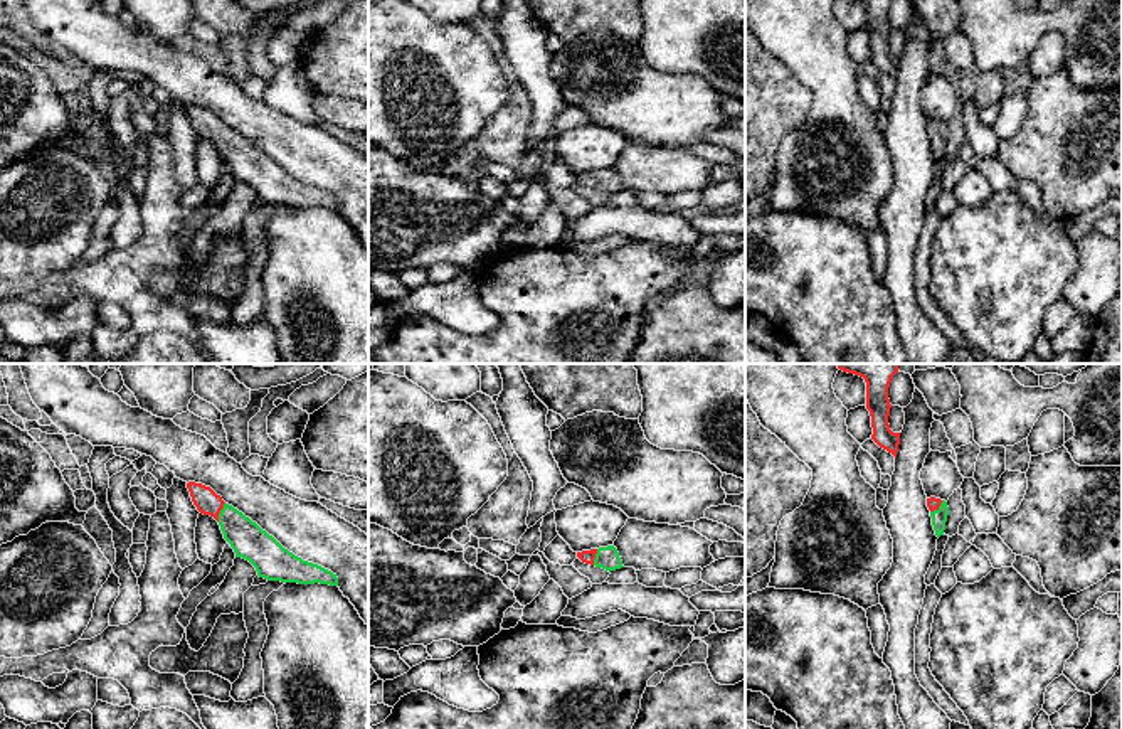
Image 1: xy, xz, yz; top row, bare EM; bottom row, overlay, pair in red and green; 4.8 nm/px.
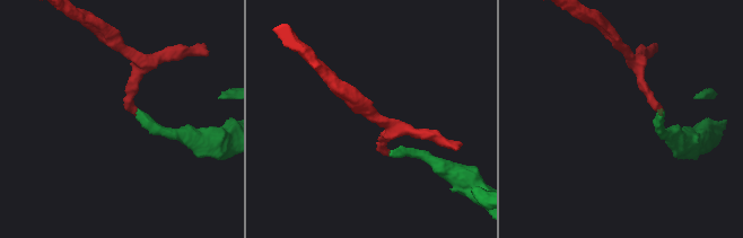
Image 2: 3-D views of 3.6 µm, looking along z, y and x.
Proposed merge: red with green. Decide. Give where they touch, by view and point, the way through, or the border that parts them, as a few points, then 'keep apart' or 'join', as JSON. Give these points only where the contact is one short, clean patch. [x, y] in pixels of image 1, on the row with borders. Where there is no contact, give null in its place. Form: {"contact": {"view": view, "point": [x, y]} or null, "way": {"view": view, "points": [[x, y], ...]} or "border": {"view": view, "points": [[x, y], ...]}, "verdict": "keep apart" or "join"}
{"contact": {"view": "xy", "point": [219, 512]}, "verdict": "join"}

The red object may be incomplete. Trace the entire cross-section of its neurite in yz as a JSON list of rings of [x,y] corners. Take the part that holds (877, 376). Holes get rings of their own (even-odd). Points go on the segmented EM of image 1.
[[[836,364],[839,370],[855,374],[866,382],[866,409],[871,416],[871,439],[897,458],[900,433],[888,424],[890,399],[888,387],[898,372],[898,364]]]

